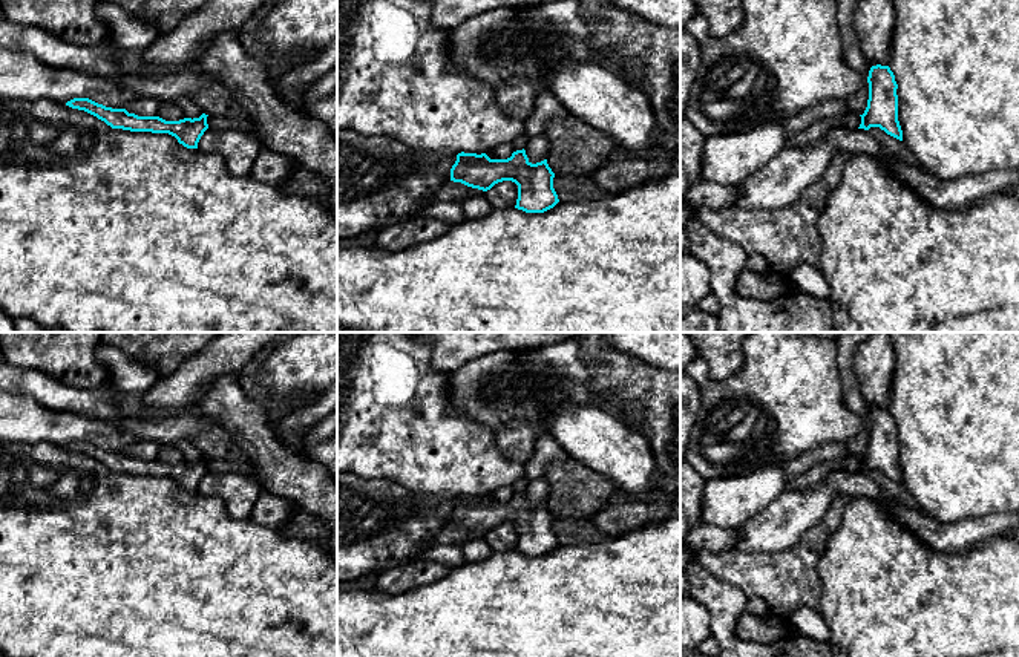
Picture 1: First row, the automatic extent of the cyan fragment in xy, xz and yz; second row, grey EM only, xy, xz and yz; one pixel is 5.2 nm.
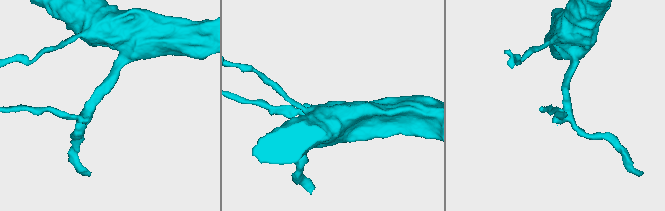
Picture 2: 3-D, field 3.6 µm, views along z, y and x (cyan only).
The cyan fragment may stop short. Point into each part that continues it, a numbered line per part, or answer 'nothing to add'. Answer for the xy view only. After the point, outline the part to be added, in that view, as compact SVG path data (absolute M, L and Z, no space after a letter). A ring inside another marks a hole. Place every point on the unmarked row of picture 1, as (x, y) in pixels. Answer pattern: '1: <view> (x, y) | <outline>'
nothing to add

